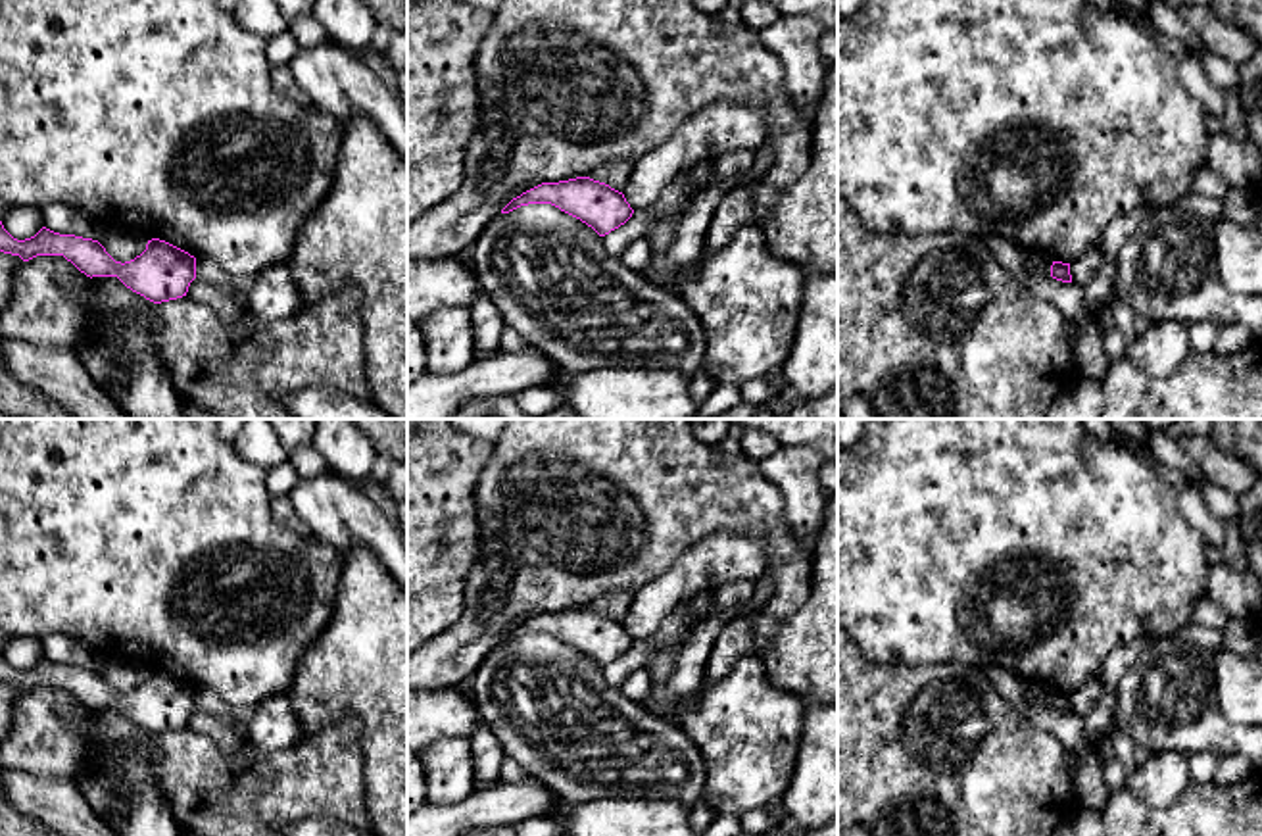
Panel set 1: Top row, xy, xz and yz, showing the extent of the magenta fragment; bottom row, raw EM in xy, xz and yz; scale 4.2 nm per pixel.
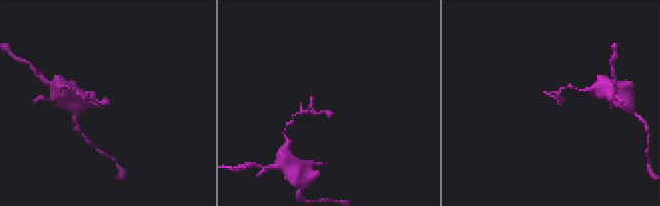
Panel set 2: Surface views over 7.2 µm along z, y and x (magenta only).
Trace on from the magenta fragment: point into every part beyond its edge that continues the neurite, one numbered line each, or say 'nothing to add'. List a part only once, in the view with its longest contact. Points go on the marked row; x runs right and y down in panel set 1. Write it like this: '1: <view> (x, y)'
nothing to add

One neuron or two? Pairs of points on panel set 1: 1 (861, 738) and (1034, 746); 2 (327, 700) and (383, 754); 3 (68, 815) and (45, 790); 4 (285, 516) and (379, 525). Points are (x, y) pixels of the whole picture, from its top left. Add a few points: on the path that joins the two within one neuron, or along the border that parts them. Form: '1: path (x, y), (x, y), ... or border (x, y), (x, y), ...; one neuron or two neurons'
1: path (903, 752), (949, 779), (992, 779); one neuron
2: path (346, 700), (354, 700), (383, 729), (383, 735); one neuron
3: path (62, 810), (48, 796); one neuron
4: border (287, 496), (312, 535); two neurons

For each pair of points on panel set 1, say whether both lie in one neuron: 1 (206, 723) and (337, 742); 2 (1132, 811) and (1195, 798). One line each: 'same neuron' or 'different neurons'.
1: different neurons
2: same neuron

